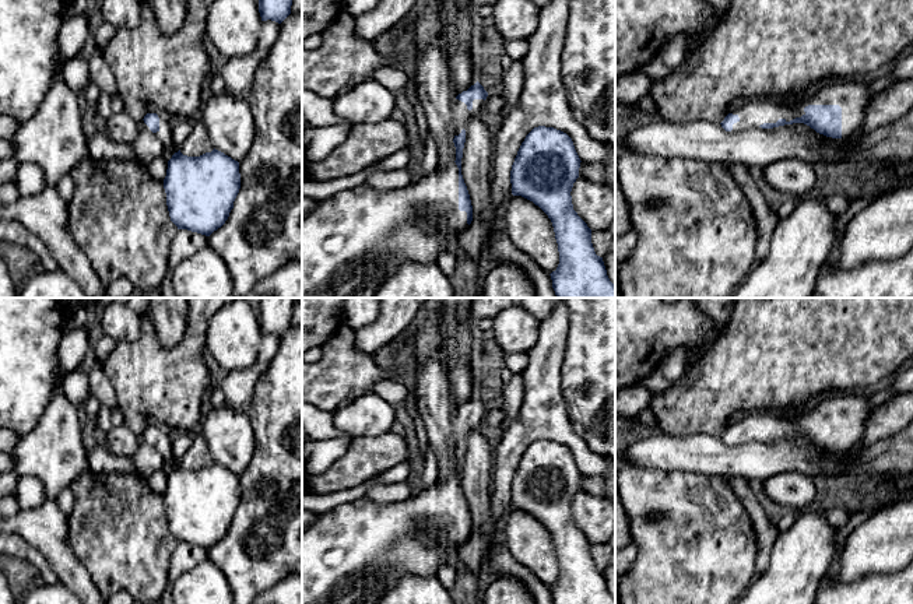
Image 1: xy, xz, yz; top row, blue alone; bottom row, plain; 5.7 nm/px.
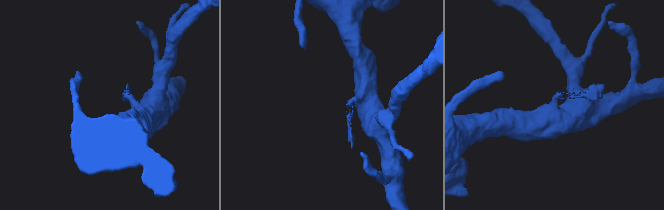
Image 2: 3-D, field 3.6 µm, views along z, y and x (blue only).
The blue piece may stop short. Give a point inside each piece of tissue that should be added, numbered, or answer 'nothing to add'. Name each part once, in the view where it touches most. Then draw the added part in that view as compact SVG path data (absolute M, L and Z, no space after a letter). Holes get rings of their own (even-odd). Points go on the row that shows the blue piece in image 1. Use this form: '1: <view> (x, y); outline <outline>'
1: yz (853, 97); outline M842 78L825 82L797 101L775 98L748 101L730 112L740 117L733 124L731 131L759 127L763 123L776 123L779 119L790 122L805 115L804 108L808 105L839 105L842 108L842 137L849 138L860 131L864 123L865 108L877 95L868 89L868 82L867 80L858 82Z

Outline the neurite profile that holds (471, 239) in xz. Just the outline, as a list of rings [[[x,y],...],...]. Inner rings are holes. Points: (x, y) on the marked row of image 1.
[[[473,220],[471,224],[459,235],[459,243],[463,252],[478,263],[484,259],[484,243],[489,228],[481,220]]]

